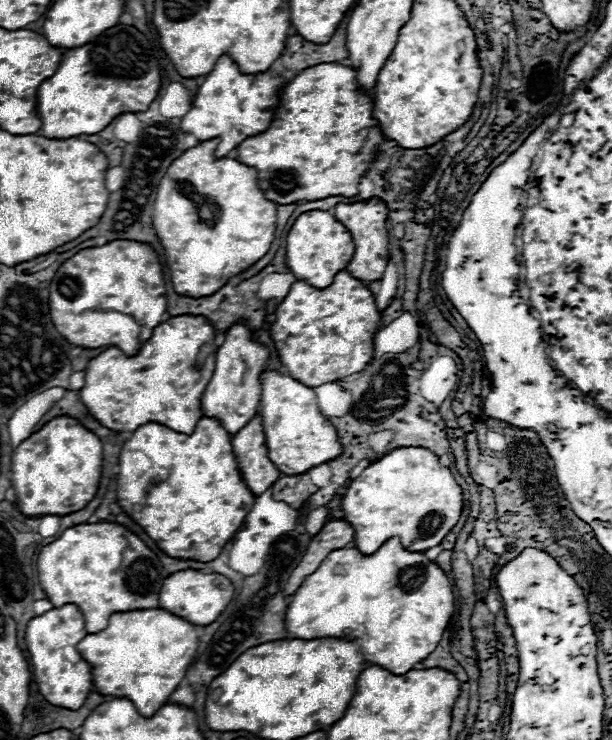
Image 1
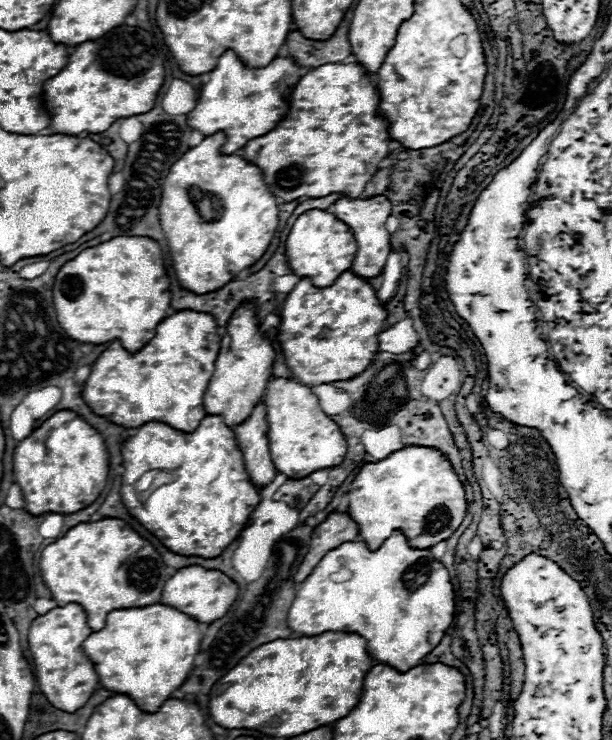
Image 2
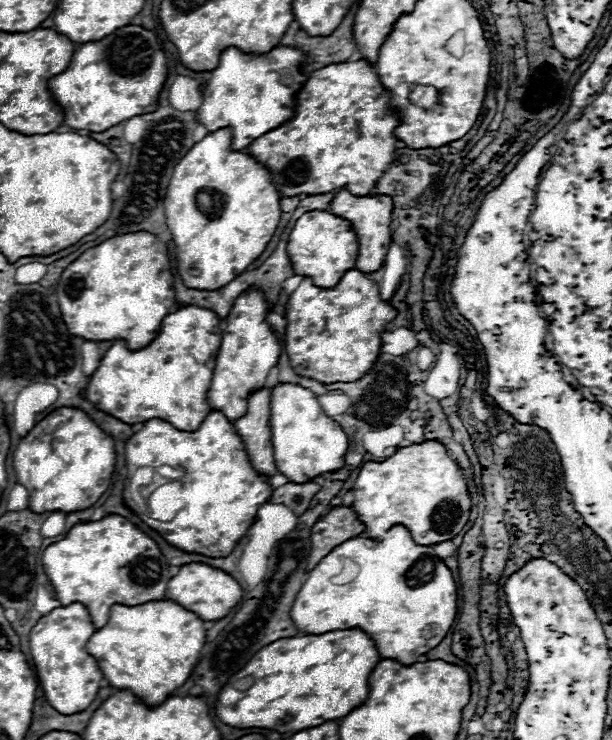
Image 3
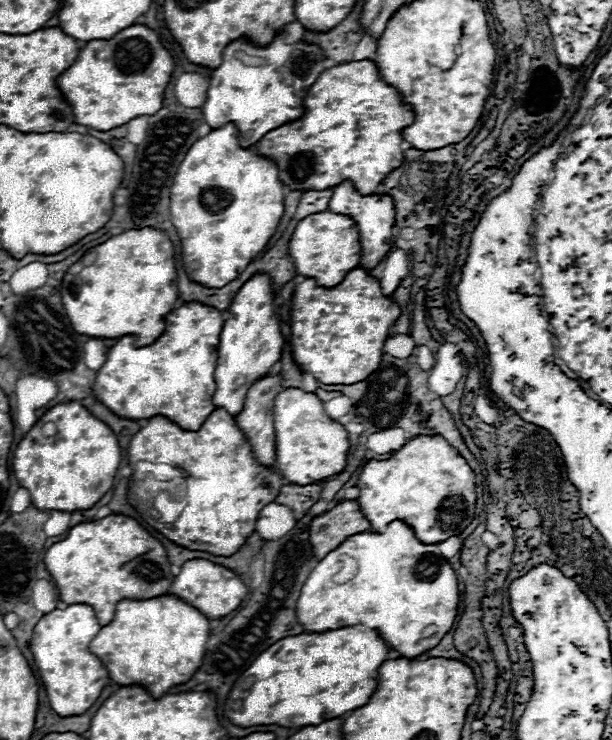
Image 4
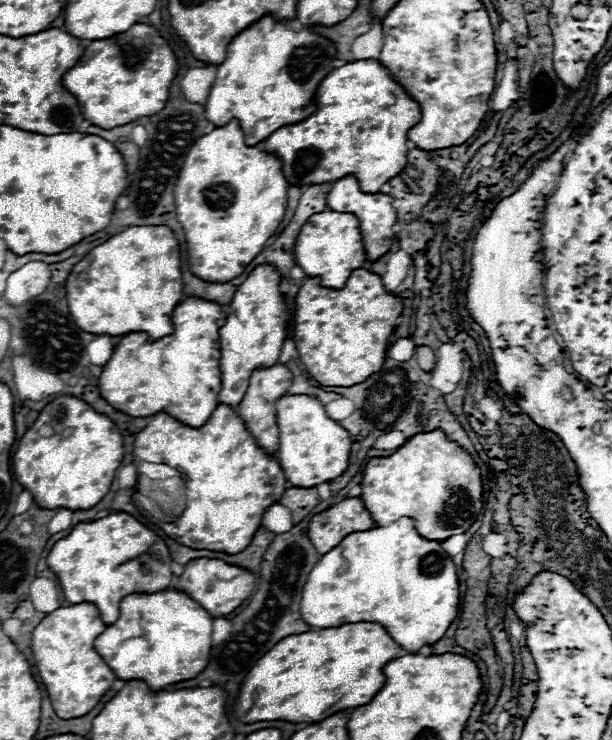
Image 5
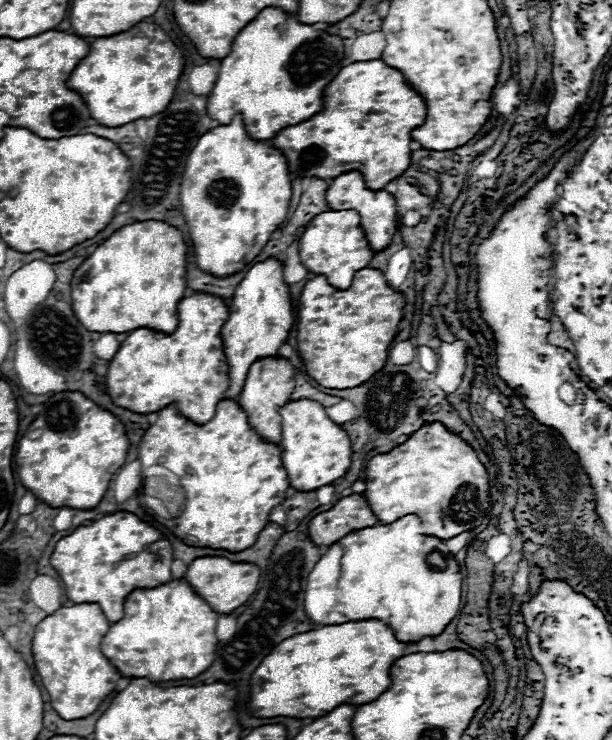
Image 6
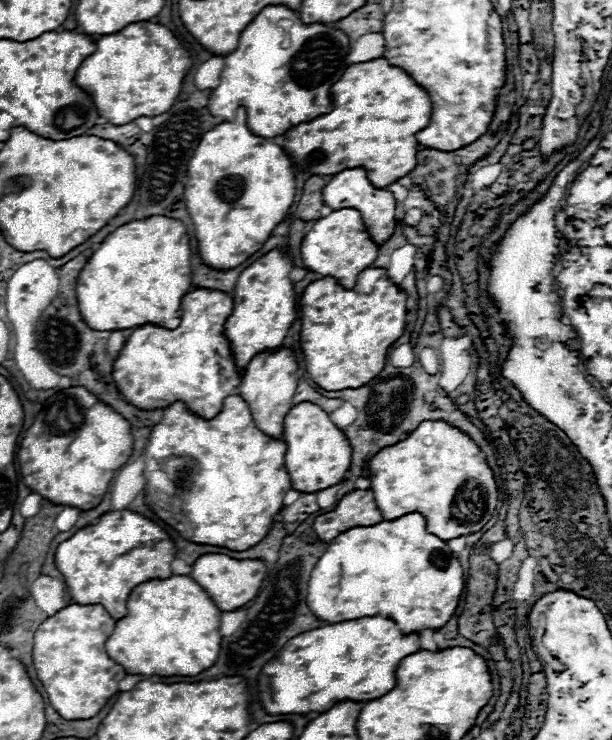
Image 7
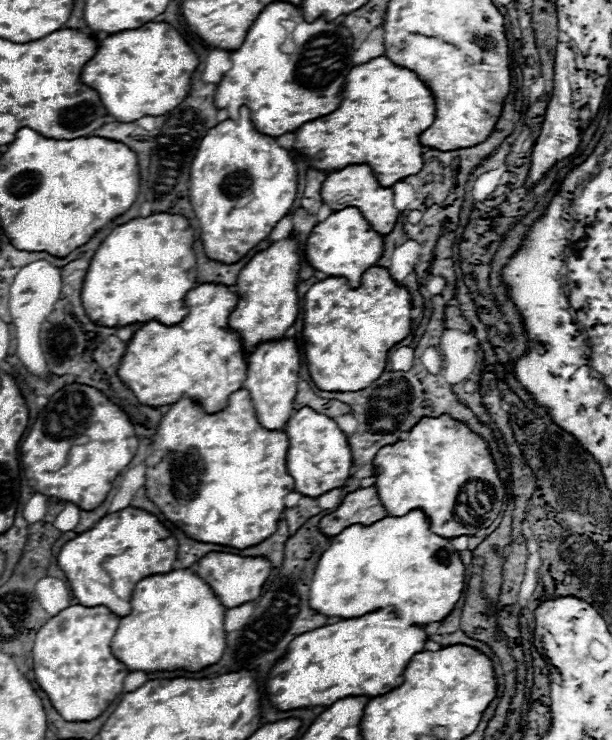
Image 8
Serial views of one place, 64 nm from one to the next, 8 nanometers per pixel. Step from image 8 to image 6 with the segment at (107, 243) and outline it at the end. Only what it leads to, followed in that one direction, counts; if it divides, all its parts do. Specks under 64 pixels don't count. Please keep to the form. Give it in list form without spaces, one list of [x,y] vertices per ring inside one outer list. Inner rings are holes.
[[[146,220],[146,222],[136,222],[136,224],[128,224],[128,226],[122,226],[120,230],[116,230],[106,242],[102,242],[92,254],[90,258],[86,258],[80,268],[74,272],[74,278],[72,278],[72,308],[76,312],[76,318],[84,324],[84,328],[88,328],[90,332],[114,332],[114,334],[122,334],[122,332],[132,332],[136,328],[152,328],[152,330],[160,330],[160,332],[174,332],[176,326],[178,326],[178,304],[180,300],[186,296],[186,242],[184,242],[184,236],[182,232],[172,226],[172,224],[166,224],[162,220]]]

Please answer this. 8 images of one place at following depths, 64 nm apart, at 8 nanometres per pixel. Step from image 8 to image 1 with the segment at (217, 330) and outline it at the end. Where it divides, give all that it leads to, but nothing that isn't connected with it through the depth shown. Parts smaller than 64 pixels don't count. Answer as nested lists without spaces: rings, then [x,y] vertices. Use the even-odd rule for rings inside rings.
[[[172,316],[154,328],[152,338],[142,346],[136,356],[126,356],[120,348],[110,346],[100,356],[92,358],[86,366],[80,400],[102,426],[118,432],[136,430],[146,422],[158,422],[176,432],[192,434],[198,420],[204,416],[200,400],[214,372],[216,350],[216,330],[212,328],[212,324],[208,324],[208,320],[204,320],[204,316]]]

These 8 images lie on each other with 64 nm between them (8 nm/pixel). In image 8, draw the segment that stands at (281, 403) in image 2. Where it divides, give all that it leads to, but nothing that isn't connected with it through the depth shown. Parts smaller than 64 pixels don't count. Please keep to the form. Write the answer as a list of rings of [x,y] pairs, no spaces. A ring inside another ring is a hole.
[[[312,408],[298,410],[288,422],[284,432],[288,434],[288,456],[286,468],[288,474],[294,478],[294,488],[302,496],[322,496],[334,488],[342,488],[350,478],[352,468],[352,452],[346,434],[338,428],[338,424],[314,412]]]

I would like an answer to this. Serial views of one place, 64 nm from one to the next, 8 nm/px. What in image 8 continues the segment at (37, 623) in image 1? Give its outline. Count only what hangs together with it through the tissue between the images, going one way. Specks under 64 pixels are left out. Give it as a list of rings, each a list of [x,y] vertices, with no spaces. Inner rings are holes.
[[[80,604],[68,606],[58,616],[50,618],[40,632],[36,634],[32,656],[34,656],[34,672],[38,686],[46,692],[52,706],[66,722],[88,722],[100,716],[120,694],[124,688],[124,678],[130,674],[126,664],[122,664],[110,650],[112,636],[120,626],[120,616],[110,612],[106,606],[86,608]]]

